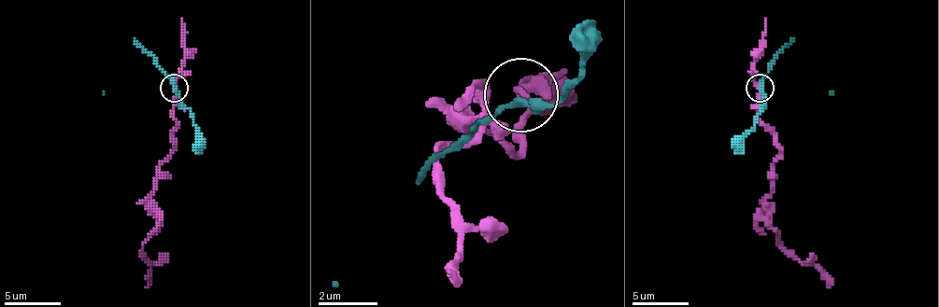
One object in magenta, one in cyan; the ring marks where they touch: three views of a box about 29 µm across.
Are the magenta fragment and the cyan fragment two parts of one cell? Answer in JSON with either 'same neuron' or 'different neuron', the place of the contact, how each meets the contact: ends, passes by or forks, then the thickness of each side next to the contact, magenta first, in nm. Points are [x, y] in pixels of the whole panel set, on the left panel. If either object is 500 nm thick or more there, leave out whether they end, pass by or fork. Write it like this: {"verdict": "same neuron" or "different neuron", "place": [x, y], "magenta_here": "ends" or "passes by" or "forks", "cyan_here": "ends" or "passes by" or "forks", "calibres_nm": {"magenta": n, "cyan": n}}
{"verdict": "different neuron", "place": [174, 88], "magenta_here": "passes by", "cyan_here": "passes by", "calibres_nm": {"magenta": 200, "cyan": 200}}

